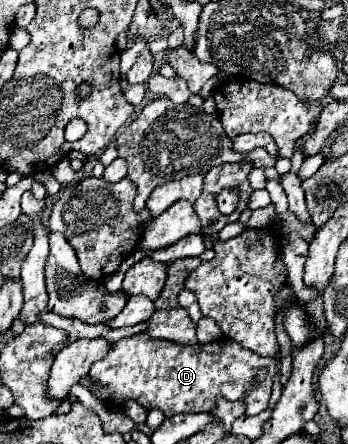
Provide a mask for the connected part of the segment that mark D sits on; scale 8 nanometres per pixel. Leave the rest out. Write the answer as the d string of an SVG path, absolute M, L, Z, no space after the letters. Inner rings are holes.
M137 333L137 335L123 337L123 339L119 339L117 343L113 343L111 349L109 349L109 353L107 353L101 361L97 361L97 363L91 365L89 375L91 375L91 377L95 379L95 383L101 387L101 395L95 393L97 399L103 399L103 401L105 401L109 395L111 395L113 399L133 399L133 401L137 401L139 405L143 405L145 409L159 409L159 411L163 411L165 417L171 417L171 415L177 415L177 413L201 413L201 411L213 411L213 409L217 407L217 397L223 397L223 399L227 399L227 401L243 401L243 403L245 403L245 411L247 411L247 415L259 415L263 409L267 409L267 401L269 401L269 397L271 397L271 385L273 385L275 375L277 375L277 361L275 361L275 359L257 357L257 355L249 353L249 349L243 349L241 345L237 345L235 341L223 341L223 339L221 339L221 341L213 341L213 343L207 343L207 345L199 345L199 343L195 343L195 345L181 345L181 343L175 343L175 341L149 339L149 335L145 335L145 333ZM263 369L267 371L267 375L265 375L263 381L257 381L257 375L259 375Z

